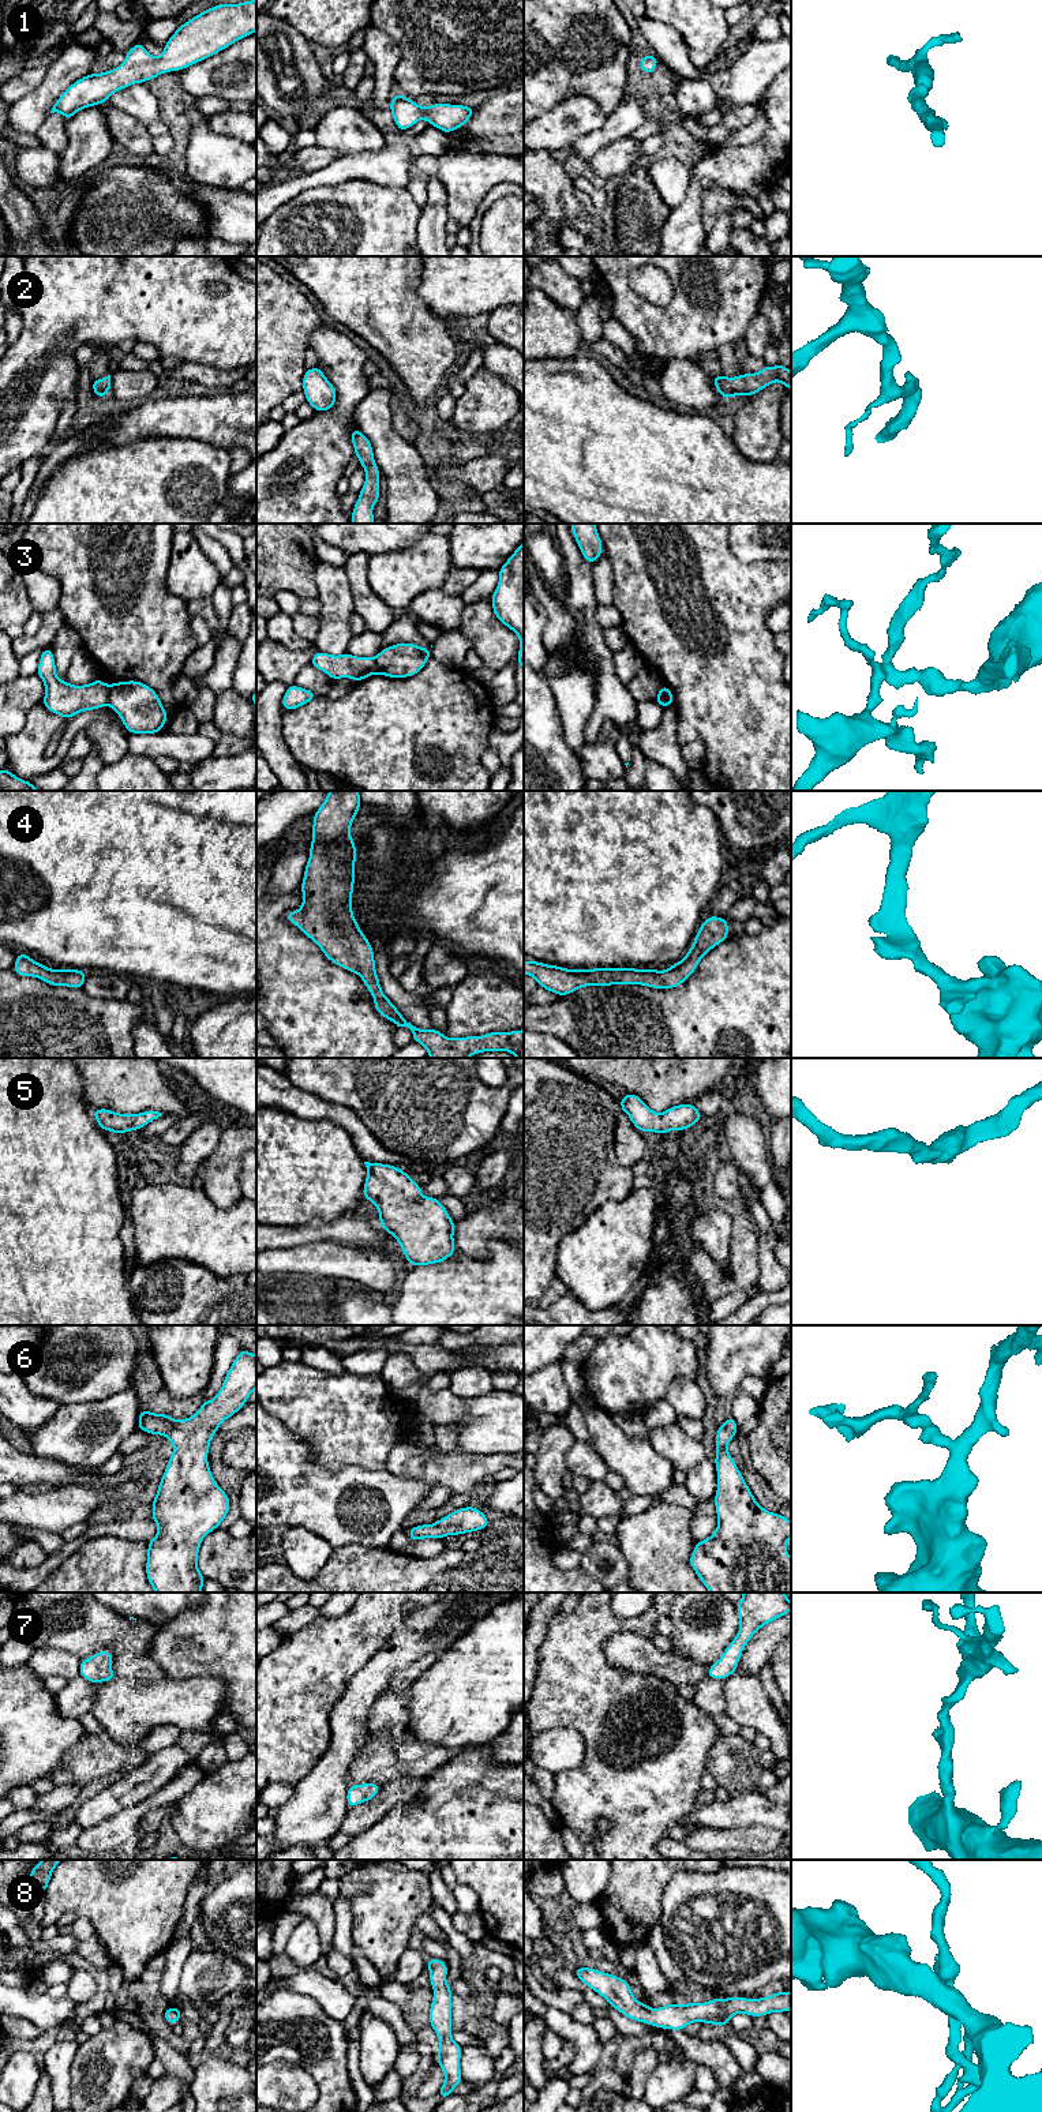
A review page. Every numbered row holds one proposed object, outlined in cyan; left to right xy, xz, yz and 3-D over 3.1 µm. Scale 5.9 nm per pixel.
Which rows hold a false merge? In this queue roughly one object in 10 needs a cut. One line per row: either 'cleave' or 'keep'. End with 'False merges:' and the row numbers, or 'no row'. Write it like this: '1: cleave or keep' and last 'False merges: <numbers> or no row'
1: keep
2: keep
3: cleave
4: keep
5: keep
6: keep
7: keep
8: keep
False merges: 3

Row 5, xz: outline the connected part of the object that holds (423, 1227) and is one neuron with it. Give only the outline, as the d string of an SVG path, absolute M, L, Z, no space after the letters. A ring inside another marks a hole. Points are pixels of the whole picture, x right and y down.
M364 1162L363 1197L379 1211L379 1226L393 1235L409 1267L442 1263L456 1252L456 1223L436 1197L424 1197L411 1174L393 1164Z

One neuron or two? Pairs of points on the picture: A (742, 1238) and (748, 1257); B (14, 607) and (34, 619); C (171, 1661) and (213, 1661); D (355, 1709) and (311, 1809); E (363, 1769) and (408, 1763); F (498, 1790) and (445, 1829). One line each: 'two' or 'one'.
A: one
B: two
C: one
D: one
E: one
F: one

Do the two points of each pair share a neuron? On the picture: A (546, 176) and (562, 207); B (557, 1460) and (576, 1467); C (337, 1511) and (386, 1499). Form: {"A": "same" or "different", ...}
{"A": "same", "B": "different", "C": "same"}

